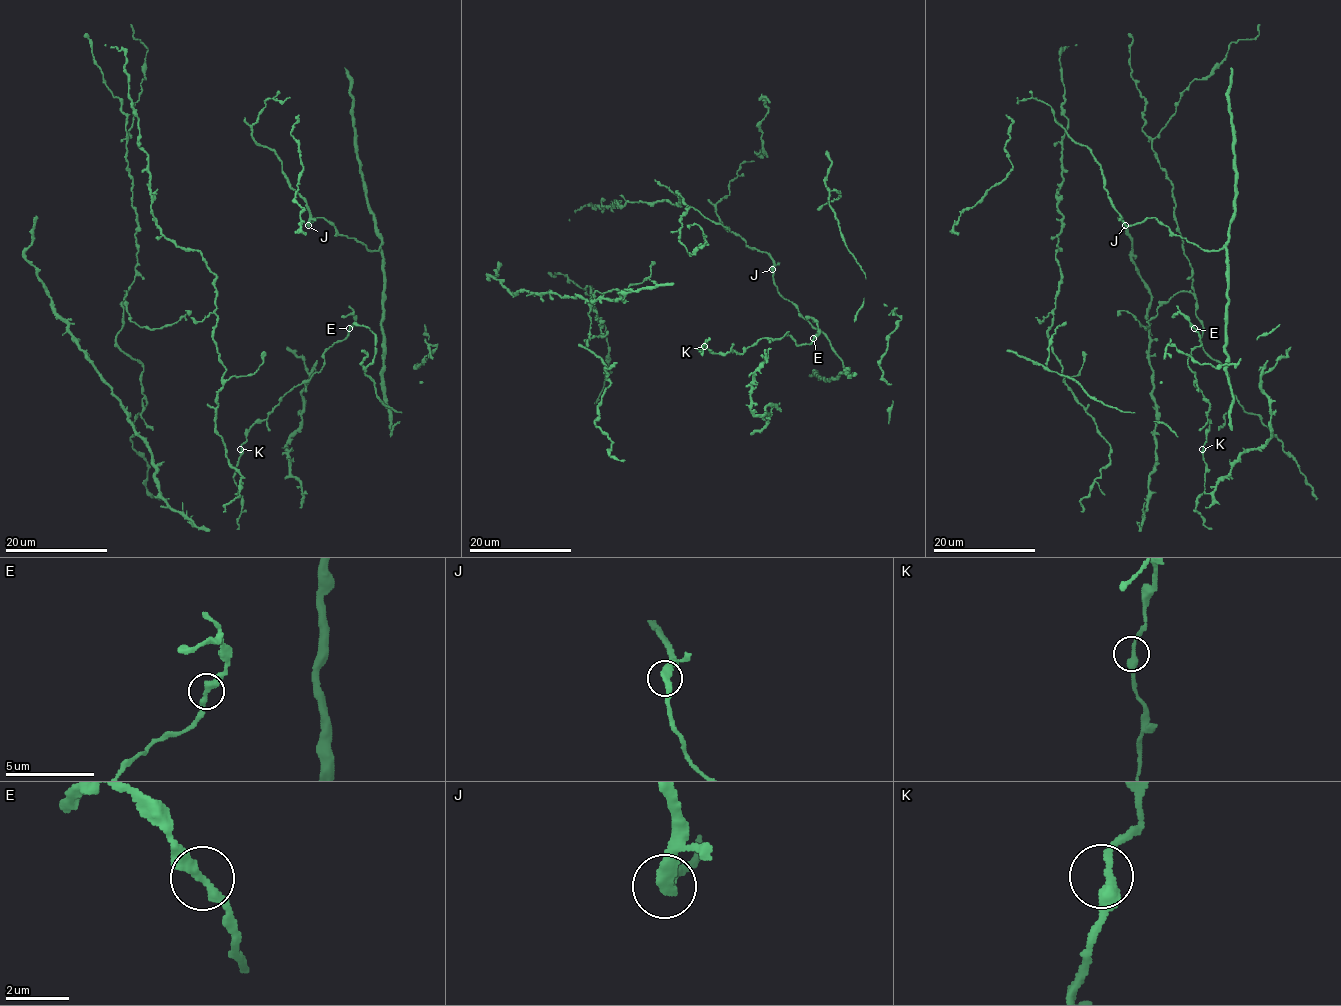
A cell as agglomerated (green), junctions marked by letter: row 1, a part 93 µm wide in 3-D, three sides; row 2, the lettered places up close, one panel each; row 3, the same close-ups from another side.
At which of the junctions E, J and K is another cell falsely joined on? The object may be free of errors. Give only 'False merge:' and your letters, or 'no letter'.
False merge: no letter

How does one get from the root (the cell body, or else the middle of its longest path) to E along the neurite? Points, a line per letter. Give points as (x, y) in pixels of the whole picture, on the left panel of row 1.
E: (241, 450), (247, 431), (263, 421), (289, 391), (318, 372), (325, 351), (342, 341), (349, 328)

